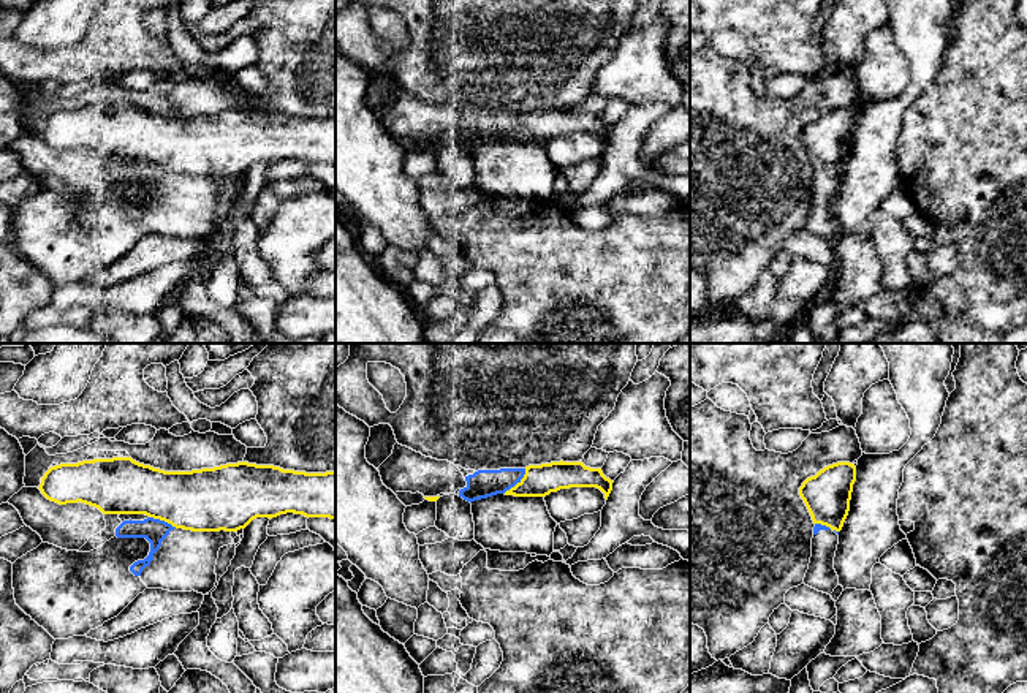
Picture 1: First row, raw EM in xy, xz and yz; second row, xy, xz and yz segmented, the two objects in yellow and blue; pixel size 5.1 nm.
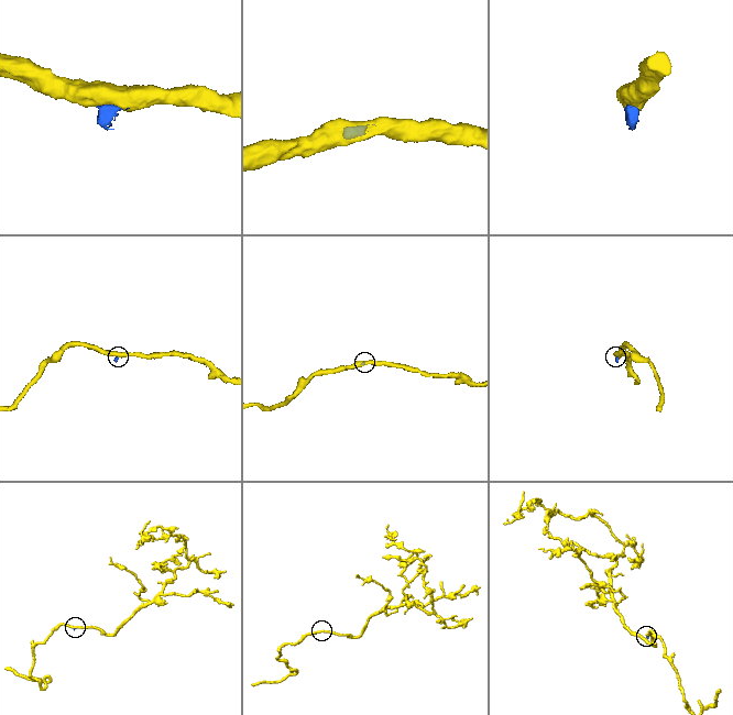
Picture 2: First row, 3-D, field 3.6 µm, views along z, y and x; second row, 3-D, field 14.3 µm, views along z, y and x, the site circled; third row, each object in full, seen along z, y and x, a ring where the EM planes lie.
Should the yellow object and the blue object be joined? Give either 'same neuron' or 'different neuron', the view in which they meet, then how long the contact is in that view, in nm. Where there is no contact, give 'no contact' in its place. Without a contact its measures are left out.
different neuron | xz | 170 nm

